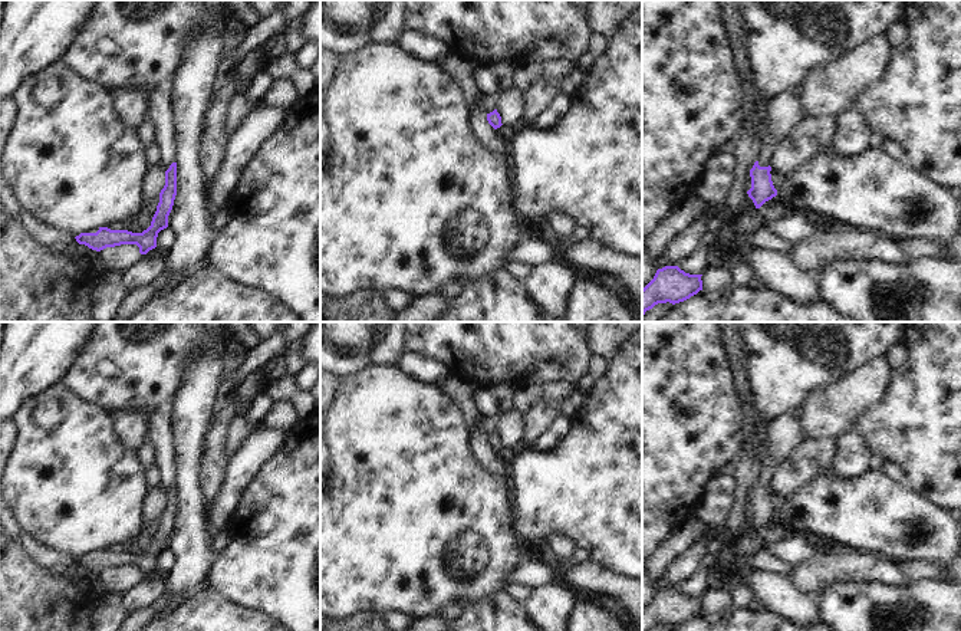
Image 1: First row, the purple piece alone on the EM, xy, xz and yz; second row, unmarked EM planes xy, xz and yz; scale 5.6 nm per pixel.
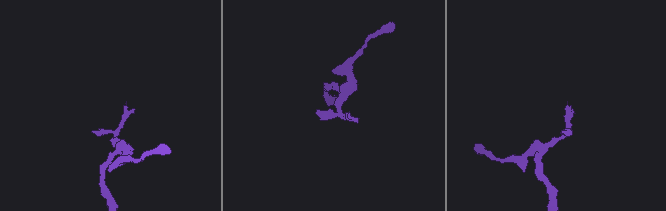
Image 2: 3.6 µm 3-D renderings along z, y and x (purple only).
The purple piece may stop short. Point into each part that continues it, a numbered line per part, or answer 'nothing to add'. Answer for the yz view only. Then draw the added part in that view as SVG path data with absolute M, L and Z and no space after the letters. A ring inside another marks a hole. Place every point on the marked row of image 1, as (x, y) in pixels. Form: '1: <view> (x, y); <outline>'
1: yz (785, 111); M790 92L779 93L766 112L766 135L760 149L758 165L769 167L776 147L806 116L800 98Z

